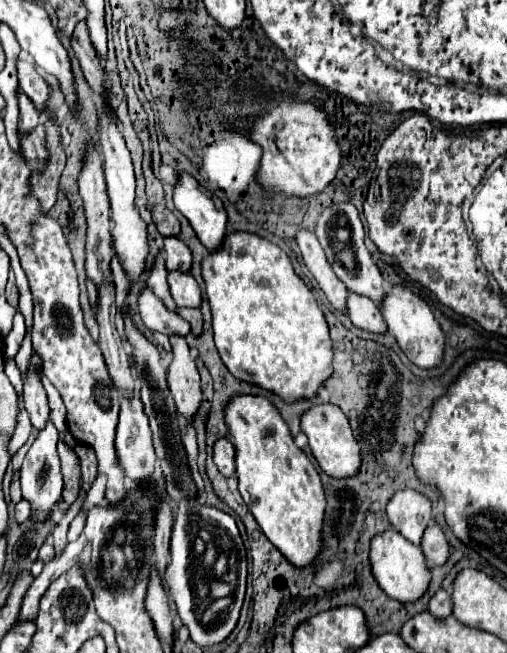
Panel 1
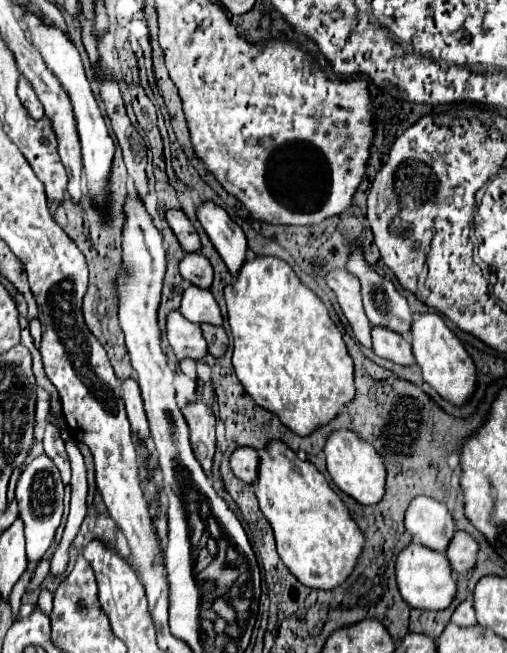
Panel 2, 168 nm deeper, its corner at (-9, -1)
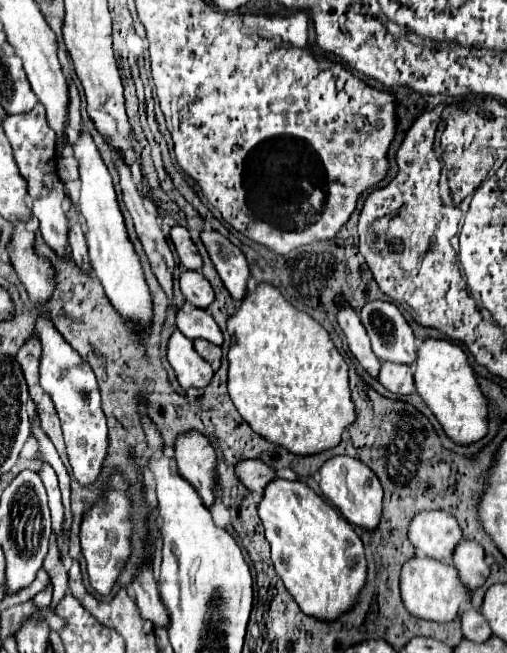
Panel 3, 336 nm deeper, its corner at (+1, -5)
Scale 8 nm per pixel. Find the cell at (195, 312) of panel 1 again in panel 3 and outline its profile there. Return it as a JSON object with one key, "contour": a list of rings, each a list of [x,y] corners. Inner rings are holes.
{"contour":[[[196,339],[196,341],[194,341],[194,349],[212,365],[214,371],[220,369],[220,361],[222,361],[222,351],[220,351],[220,347],[216,347],[216,345],[212,345],[212,343],[204,341],[204,339]]]}

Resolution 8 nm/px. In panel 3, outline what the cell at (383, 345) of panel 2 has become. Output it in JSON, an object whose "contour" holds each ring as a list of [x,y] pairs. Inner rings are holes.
{"contour":[[[382,363],[380,369],[380,377],[378,381],[392,393],[400,393],[400,395],[410,395],[414,393],[414,379],[412,379],[412,369],[406,365],[398,365],[398,363]]]}

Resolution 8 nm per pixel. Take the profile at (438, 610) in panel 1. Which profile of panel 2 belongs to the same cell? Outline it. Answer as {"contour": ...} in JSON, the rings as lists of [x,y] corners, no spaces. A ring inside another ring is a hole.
{"contour":[[[468,597],[466,601],[462,601],[454,613],[452,613],[452,623],[460,625],[460,627],[470,627],[470,625],[476,625],[476,615],[474,615],[474,605],[472,605],[472,599]]]}

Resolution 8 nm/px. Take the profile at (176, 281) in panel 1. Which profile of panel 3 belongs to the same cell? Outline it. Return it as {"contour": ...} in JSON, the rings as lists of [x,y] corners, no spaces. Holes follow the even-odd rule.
{"contour":[[[184,307],[178,311],[178,329],[182,331],[182,335],[186,335],[188,339],[206,339],[218,347],[222,347],[224,343],[224,335],[220,331],[220,327],[216,325],[216,321],[212,319],[212,315],[204,309],[194,309],[194,307]]]}

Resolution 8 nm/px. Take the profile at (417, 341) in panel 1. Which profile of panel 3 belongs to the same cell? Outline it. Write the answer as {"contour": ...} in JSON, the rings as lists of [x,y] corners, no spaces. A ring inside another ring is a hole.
{"contour":[[[426,339],[418,347],[418,357],[416,363],[412,365],[412,371],[414,371],[416,393],[434,413],[448,439],[452,439],[458,445],[474,445],[482,437],[486,437],[488,401],[478,387],[474,369],[470,367],[462,347],[440,339]]]}

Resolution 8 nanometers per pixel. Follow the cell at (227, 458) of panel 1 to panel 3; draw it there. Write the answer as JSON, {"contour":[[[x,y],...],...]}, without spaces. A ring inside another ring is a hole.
{"contour":[[[246,459],[236,465],[236,475],[252,491],[262,495],[266,485],[276,479],[276,471],[258,459]]]}

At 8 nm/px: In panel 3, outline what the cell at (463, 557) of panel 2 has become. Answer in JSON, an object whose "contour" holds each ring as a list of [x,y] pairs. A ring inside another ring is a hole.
{"contour":[[[462,541],[456,547],[454,567],[458,569],[464,585],[468,585],[470,589],[482,587],[490,575],[490,567],[484,561],[484,549],[474,541]]]}

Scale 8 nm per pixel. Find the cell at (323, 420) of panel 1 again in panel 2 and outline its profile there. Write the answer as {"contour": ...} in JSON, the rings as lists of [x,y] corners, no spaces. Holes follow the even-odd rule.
{"contour":[[[338,429],[338,431],[330,433],[328,439],[326,439],[326,445],[324,445],[324,453],[326,453],[328,473],[330,473],[332,481],[344,493],[354,497],[362,505],[374,505],[382,499],[382,495],[384,495],[384,477],[386,477],[382,457],[376,453],[376,449],[368,441],[360,439],[358,433],[350,431],[350,429]]]}

